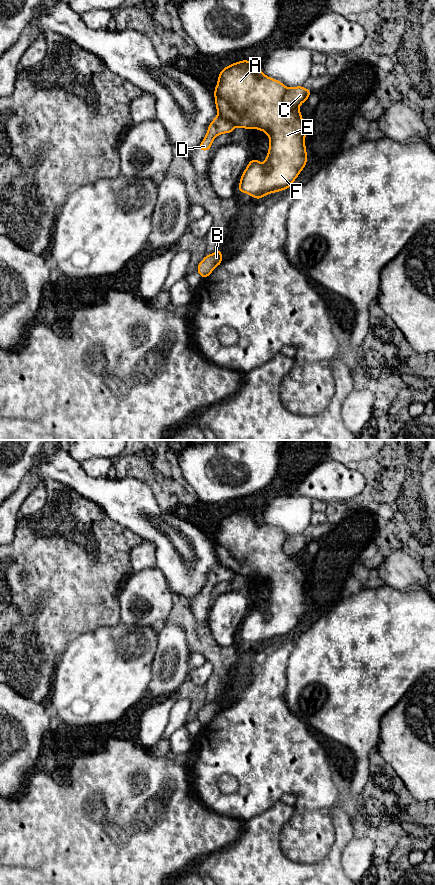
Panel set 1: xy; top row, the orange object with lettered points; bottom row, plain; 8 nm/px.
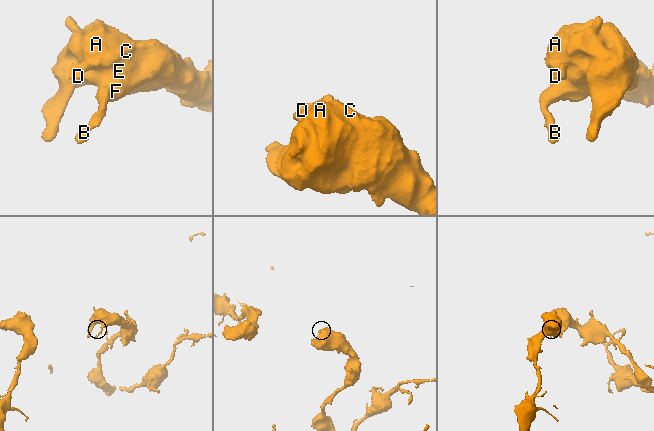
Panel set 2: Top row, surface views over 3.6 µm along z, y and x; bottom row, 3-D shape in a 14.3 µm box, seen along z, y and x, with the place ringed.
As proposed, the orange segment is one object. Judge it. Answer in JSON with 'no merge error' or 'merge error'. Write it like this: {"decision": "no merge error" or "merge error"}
{"decision": "no merge error"}

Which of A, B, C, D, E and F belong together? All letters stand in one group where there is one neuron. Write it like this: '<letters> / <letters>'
A B C D E F

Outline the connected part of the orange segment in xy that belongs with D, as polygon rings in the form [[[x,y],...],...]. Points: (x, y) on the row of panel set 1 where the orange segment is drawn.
[[[245,59],[227,66],[221,70],[214,90],[219,115],[208,126],[207,134],[197,150],[210,151],[216,136],[232,133],[235,127],[264,131],[270,139],[266,164],[253,158],[241,176],[238,191],[258,200],[267,194],[289,189],[307,163],[307,127],[298,107],[308,100],[311,93],[303,86],[288,89],[280,81],[264,75],[254,62]]]

